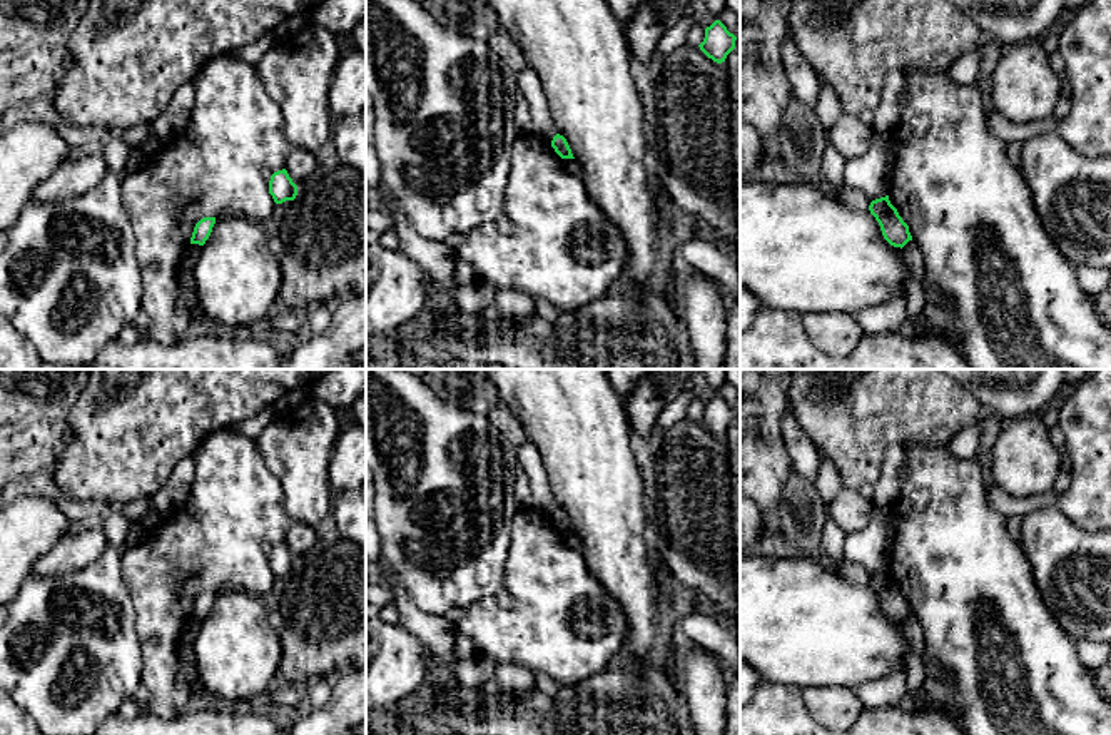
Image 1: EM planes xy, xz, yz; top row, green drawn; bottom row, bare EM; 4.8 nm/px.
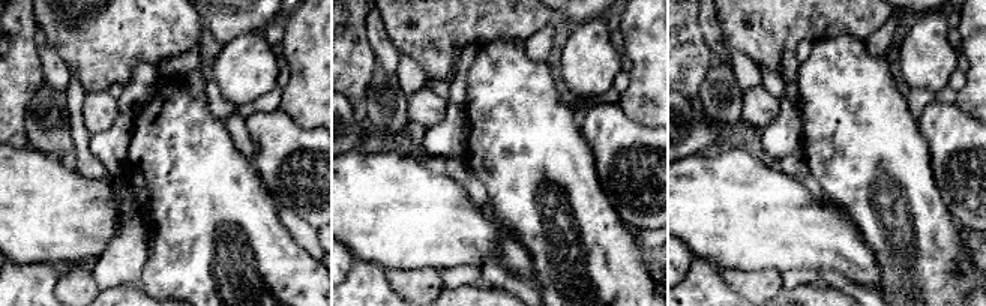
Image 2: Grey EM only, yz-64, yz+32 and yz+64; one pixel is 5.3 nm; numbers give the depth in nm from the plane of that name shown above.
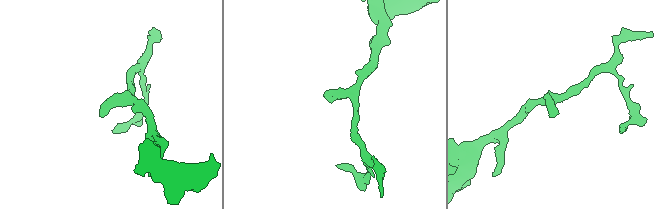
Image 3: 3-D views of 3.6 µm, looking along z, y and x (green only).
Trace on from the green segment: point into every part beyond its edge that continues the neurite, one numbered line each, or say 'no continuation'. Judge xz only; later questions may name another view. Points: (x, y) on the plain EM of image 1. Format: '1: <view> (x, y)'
no continuation

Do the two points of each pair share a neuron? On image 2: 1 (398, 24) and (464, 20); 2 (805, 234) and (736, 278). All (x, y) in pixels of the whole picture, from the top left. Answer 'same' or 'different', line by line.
1: same
2: different

